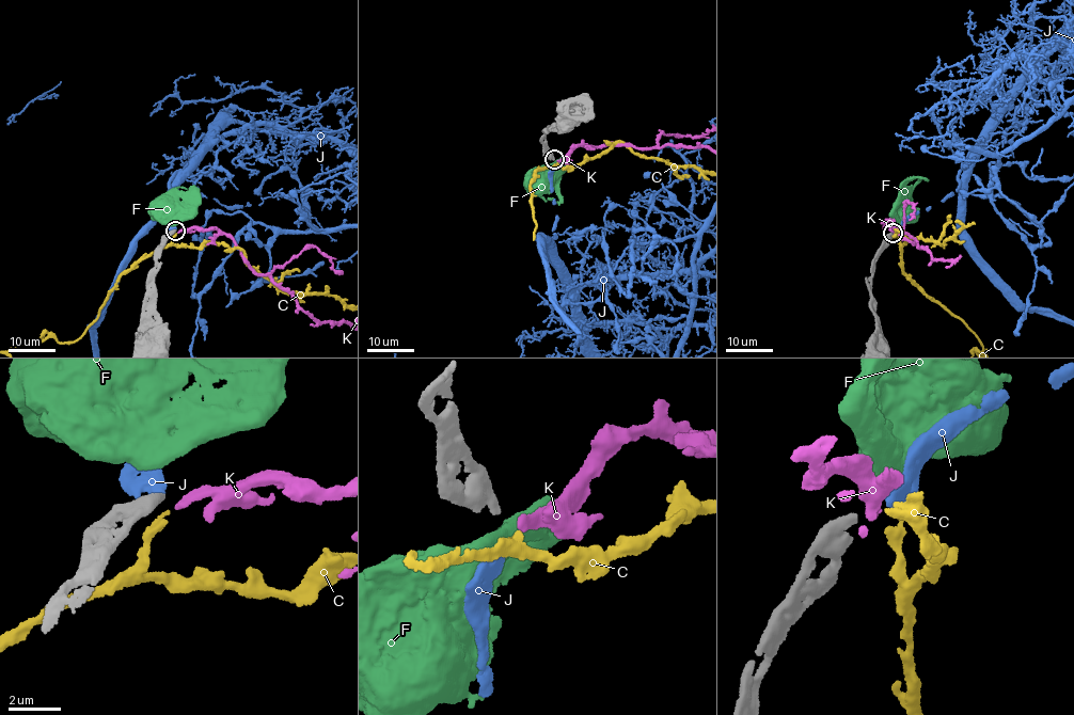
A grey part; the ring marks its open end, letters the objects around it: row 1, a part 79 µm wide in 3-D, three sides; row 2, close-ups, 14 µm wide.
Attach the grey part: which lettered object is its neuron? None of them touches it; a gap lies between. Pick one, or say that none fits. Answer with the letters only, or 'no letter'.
J

